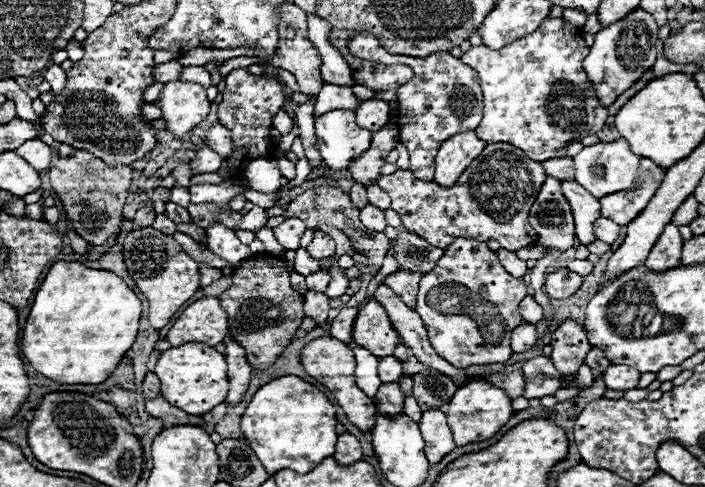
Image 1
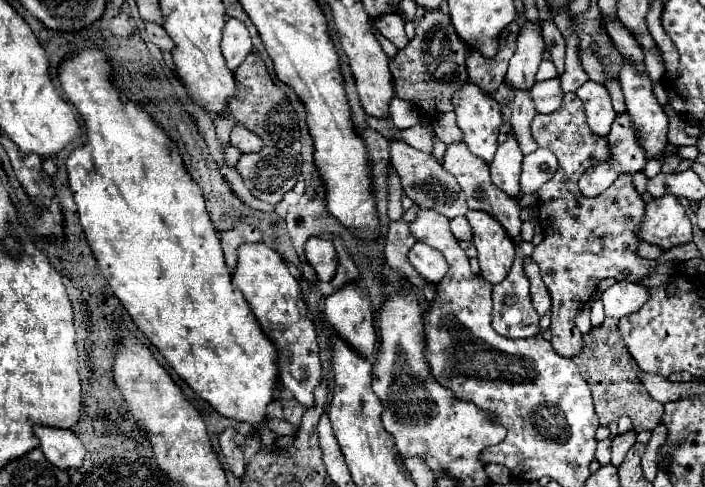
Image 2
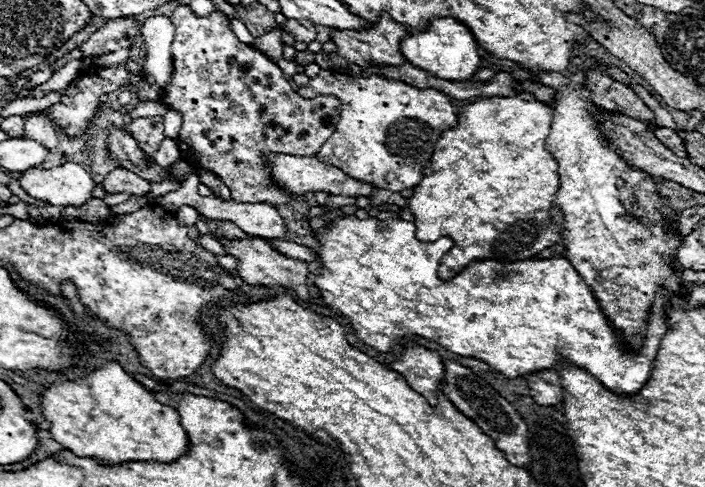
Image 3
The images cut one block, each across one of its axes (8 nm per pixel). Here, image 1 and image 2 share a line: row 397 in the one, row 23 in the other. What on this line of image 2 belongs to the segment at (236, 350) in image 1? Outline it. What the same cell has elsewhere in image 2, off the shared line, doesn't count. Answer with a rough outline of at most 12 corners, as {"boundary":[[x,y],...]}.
{"boundary":[[228,18],[222,54],[234,72],[252,52],[248,28]]}

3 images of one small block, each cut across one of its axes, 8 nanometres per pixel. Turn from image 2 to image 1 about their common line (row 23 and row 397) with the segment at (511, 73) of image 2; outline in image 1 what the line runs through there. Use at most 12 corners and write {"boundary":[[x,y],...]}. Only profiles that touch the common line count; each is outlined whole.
{"boundary":[[548,356],[524,364],[526,398],[554,396],[564,376]]}

